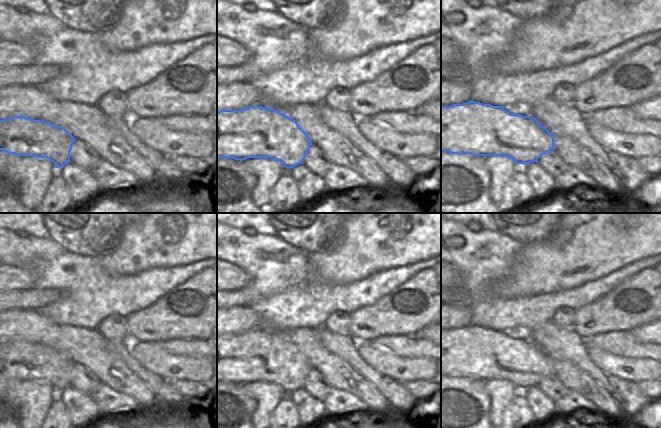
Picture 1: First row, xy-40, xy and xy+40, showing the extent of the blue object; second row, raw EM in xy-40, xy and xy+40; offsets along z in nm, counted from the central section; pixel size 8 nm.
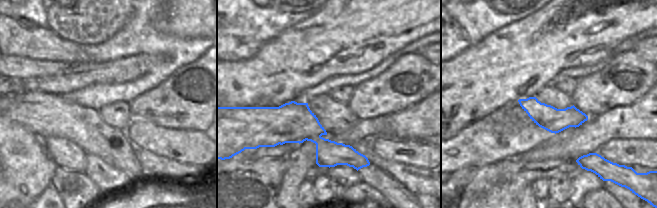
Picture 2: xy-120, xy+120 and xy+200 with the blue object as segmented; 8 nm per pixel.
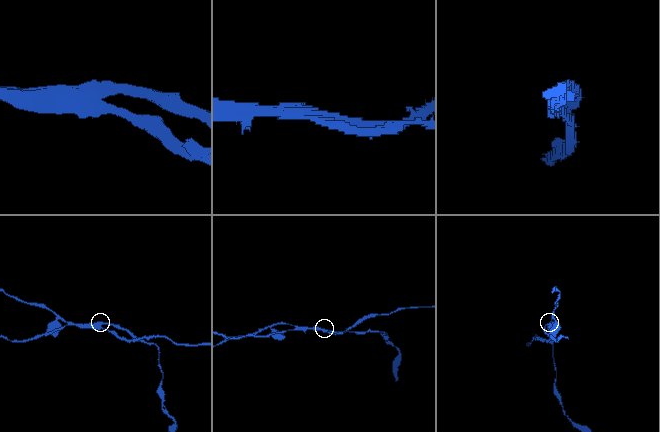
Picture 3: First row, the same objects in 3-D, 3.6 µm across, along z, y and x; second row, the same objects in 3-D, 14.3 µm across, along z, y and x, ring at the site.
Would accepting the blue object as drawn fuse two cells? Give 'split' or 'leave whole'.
split

